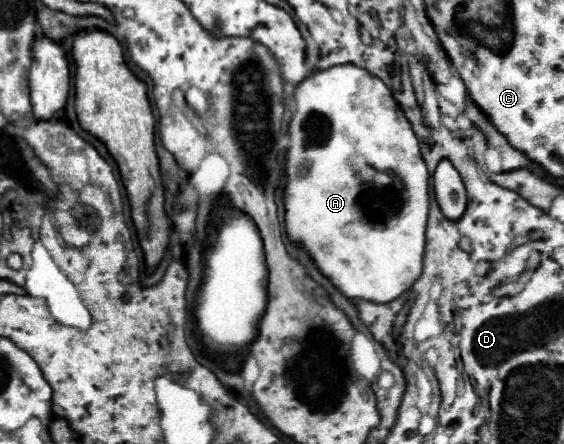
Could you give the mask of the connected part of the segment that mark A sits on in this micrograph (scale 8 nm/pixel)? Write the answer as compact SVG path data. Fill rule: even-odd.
M345 64L345 66L333 66L327 70L319 70L315 74L311 74L309 78L305 78L297 90L295 90L295 104L297 110L293 114L291 126L289 126L289 150L287 150L287 174L289 174L289 184L285 188L285 222L287 222L287 234L291 240L297 240L305 246L305 250L313 256L315 264L319 266L319 270L347 296L353 300L371 300L371 302L391 302L395 298L399 298L405 290L409 290L413 286L413 282L421 276L423 270L423 254L425 254L425 226L427 226L427 214L429 214L429 174L427 174L427 166L421 158L419 152L419 142L417 136L411 130L409 120L403 116L401 106L397 104L397 100L393 98L391 90L383 84L383 80L379 80L377 76L369 74L367 70L353 66L353 64ZM363 156L375 170L387 172L391 174L391 182L387 182L383 188L375 186L375 184L365 184L359 180L359 176L355 174L353 168L353 158Z

